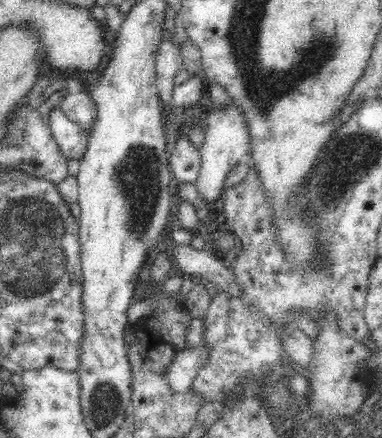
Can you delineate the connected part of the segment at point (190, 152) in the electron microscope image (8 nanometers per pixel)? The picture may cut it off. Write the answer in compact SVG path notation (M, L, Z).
M181 134L169 156L169 169L179 183L195 182L201 167L199 149L192 144L187 134Z

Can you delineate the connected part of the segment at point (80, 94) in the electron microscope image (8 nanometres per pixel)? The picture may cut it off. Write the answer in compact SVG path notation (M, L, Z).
M74 89L62 97L59 107L78 126L88 131L92 128L97 108L91 100L89 93Z

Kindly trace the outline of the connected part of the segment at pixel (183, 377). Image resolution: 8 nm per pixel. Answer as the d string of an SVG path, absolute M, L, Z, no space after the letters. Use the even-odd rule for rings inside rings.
M203 342L192 348L177 352L170 366L165 370L165 379L172 392L186 392L198 370L208 360L209 346Z

